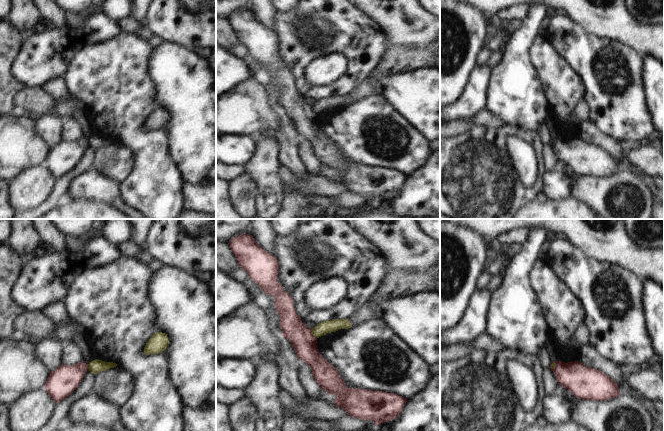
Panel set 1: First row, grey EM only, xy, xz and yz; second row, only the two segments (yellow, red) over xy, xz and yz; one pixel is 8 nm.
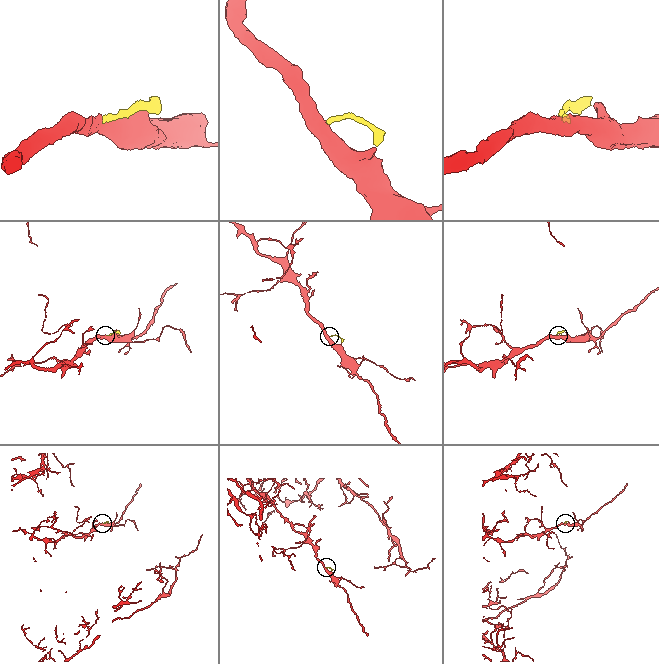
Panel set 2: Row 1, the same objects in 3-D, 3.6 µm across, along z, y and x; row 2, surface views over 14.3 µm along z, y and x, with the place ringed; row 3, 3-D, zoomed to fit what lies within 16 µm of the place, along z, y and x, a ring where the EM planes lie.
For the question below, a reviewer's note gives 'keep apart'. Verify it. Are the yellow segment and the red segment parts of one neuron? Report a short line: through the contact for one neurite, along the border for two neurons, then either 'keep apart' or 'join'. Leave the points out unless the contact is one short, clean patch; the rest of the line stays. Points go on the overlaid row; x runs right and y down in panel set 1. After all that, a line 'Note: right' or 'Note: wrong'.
line xz (311, 329), (311, 333), (316, 338); keep apart
Note: right

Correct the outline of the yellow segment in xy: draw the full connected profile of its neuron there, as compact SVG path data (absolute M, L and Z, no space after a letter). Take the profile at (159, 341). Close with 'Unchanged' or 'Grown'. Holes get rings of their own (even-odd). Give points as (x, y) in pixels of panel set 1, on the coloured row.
M155 332L154 335L147 341L144 347L146 355L162 353L169 344L167 334L162 332Z. Unchanged.

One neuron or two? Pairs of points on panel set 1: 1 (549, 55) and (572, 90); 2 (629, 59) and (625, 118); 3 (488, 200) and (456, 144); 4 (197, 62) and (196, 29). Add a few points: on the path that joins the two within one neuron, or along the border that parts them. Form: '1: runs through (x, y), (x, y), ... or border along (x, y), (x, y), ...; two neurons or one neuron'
1: runs through (549, 64), (563, 81); one neuron
2: runs through (631, 74), (633, 83), (625, 91), (625, 103); one neuron
3: runs through (477, 186), (456, 165), (456, 158); one neuron
4: border along (175, 43), (203, 53); two neurons

